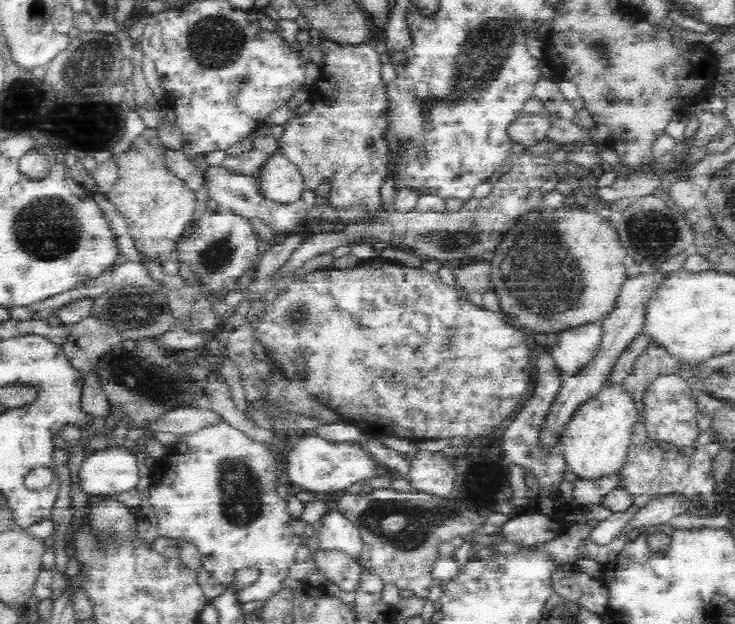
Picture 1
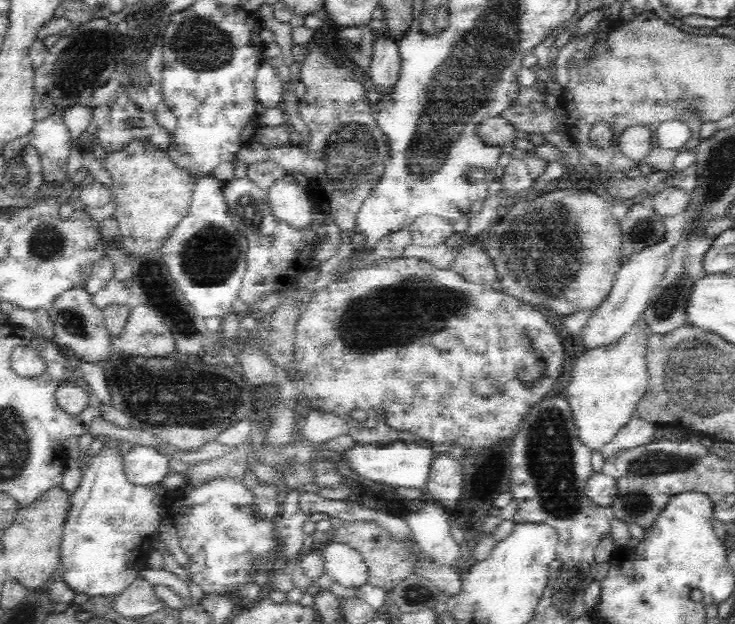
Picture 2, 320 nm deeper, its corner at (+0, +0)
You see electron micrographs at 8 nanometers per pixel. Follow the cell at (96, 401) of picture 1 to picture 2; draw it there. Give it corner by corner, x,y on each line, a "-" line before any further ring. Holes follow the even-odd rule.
83,287
60,294
48,313
53,326
52,340
60,347
69,350
80,362
103,364
109,358
112,353
111,334
106,328
102,310
92,304
91,294
88,294

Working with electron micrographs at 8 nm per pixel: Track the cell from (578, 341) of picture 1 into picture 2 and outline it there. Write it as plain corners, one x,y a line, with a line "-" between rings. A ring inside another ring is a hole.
664,238
659,244
654,244
650,248
632,254
622,268
618,270
614,284
610,289
609,295
600,303
597,309
593,310
592,315
586,320
581,328
579,337
582,344
592,350
592,348
604,348
620,340
626,332
630,332
642,313
647,307
647,302
651,297
651,292
662,280
670,262
672,262
672,252
675,246

